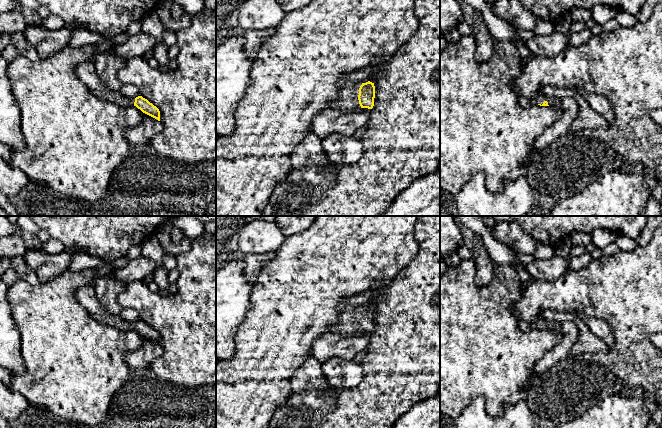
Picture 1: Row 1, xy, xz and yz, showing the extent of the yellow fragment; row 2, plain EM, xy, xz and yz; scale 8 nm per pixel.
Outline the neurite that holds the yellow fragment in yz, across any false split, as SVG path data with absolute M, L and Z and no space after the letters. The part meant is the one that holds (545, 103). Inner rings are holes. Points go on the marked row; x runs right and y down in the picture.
M538 94L530 99L530 104L538 104L540 106L550 106L552 108L557 108L558 100L547 98L544 94Z

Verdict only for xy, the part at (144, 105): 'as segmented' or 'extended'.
extended

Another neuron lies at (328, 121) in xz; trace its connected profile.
M368 108L356 111L323 110L313 117L311 133L321 141L332 133L340 133L345 138L354 136L358 129L367 125L371 111Z

